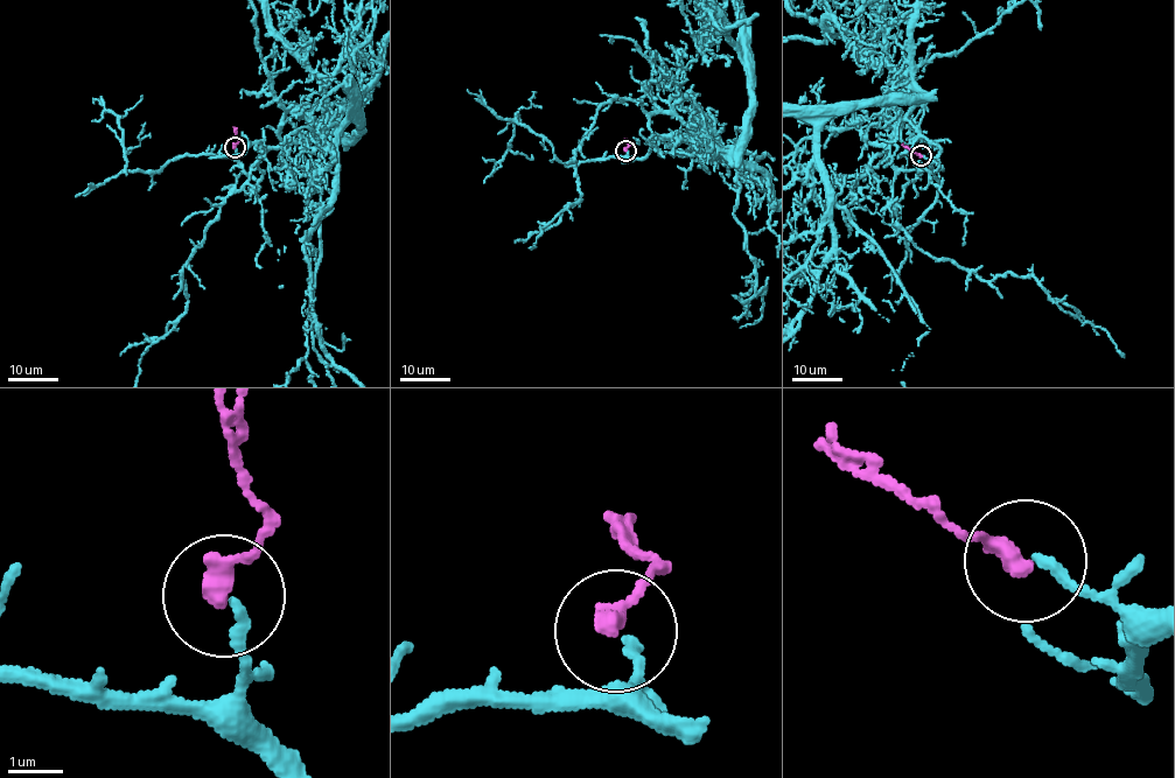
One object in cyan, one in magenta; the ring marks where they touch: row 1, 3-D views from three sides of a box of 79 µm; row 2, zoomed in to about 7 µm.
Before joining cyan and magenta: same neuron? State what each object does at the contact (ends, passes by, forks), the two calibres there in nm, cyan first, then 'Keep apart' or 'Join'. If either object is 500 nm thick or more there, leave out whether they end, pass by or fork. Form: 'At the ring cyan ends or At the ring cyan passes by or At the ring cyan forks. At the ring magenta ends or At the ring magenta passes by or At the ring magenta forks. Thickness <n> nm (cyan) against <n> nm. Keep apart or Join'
At the ring cyan ends. At the ring magenta ends. Thickness 190 nm (cyan) against 400 nm. Join

